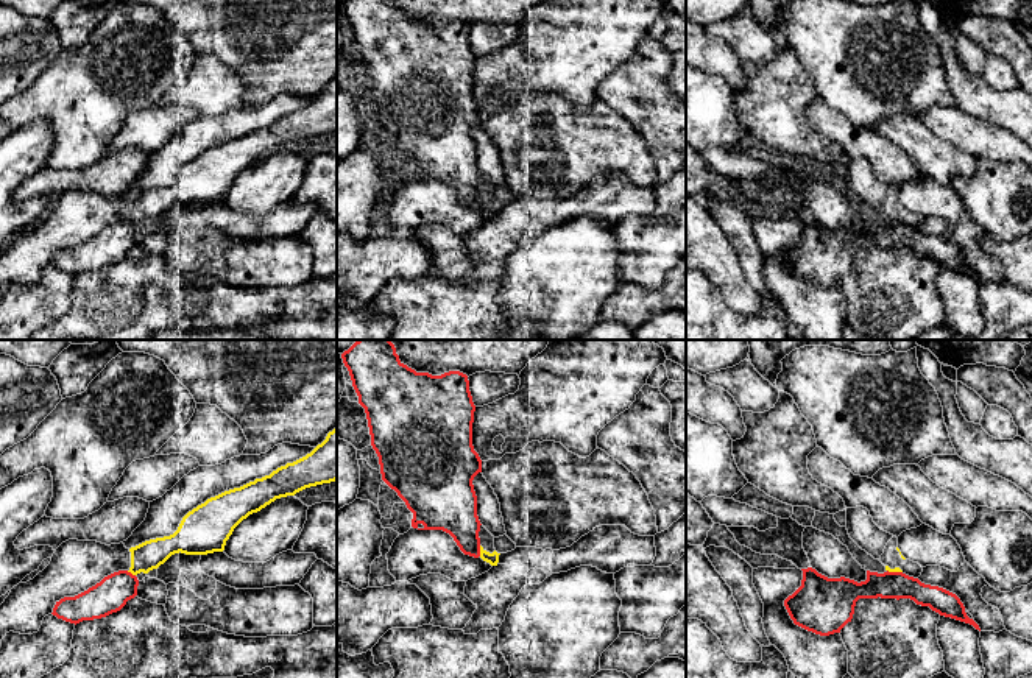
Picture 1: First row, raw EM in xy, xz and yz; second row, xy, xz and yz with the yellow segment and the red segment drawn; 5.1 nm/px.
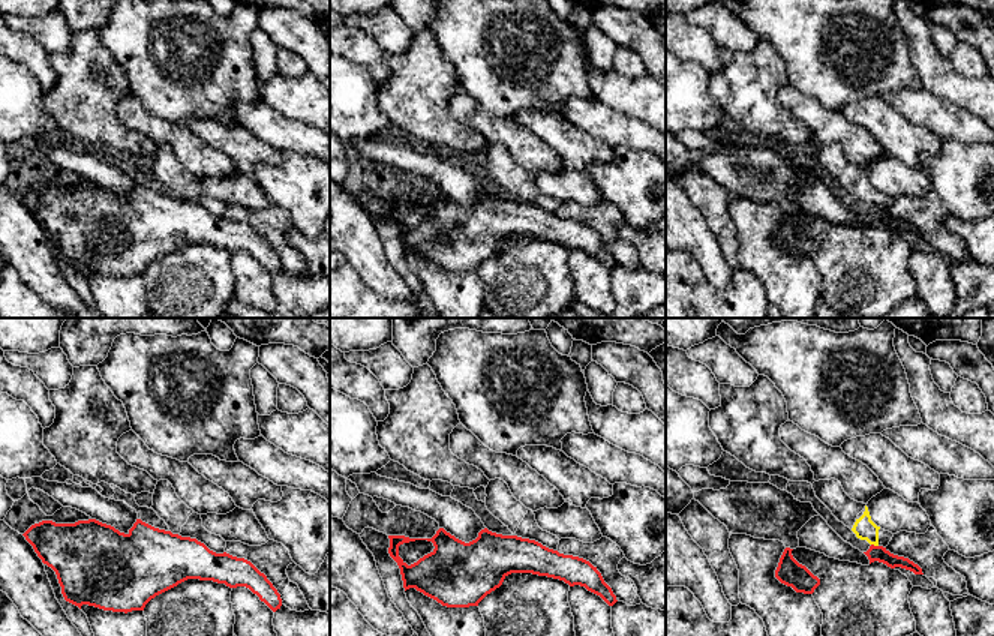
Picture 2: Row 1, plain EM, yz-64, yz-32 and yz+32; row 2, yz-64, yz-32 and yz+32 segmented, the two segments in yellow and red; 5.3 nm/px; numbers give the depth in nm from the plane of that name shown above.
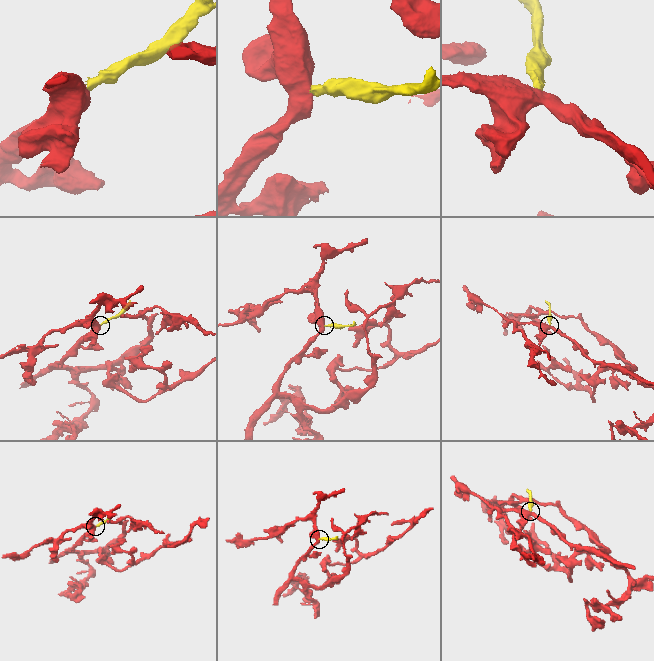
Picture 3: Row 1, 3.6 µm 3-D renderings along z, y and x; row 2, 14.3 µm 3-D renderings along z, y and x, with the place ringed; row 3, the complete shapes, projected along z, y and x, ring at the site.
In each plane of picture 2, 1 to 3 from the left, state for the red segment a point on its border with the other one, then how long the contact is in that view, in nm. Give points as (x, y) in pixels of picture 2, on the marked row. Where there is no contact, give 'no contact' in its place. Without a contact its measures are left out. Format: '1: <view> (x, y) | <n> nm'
1: no contact
2: no contact
3: yz+32 (874, 545) | 40 nm

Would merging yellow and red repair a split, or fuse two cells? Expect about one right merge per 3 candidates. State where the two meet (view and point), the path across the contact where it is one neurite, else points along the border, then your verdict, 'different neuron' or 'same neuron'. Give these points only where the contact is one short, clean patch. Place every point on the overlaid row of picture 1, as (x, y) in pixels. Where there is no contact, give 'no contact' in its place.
meets yellow in xz at (480, 550); border along xz (479, 546), (480, 555); different neuron

